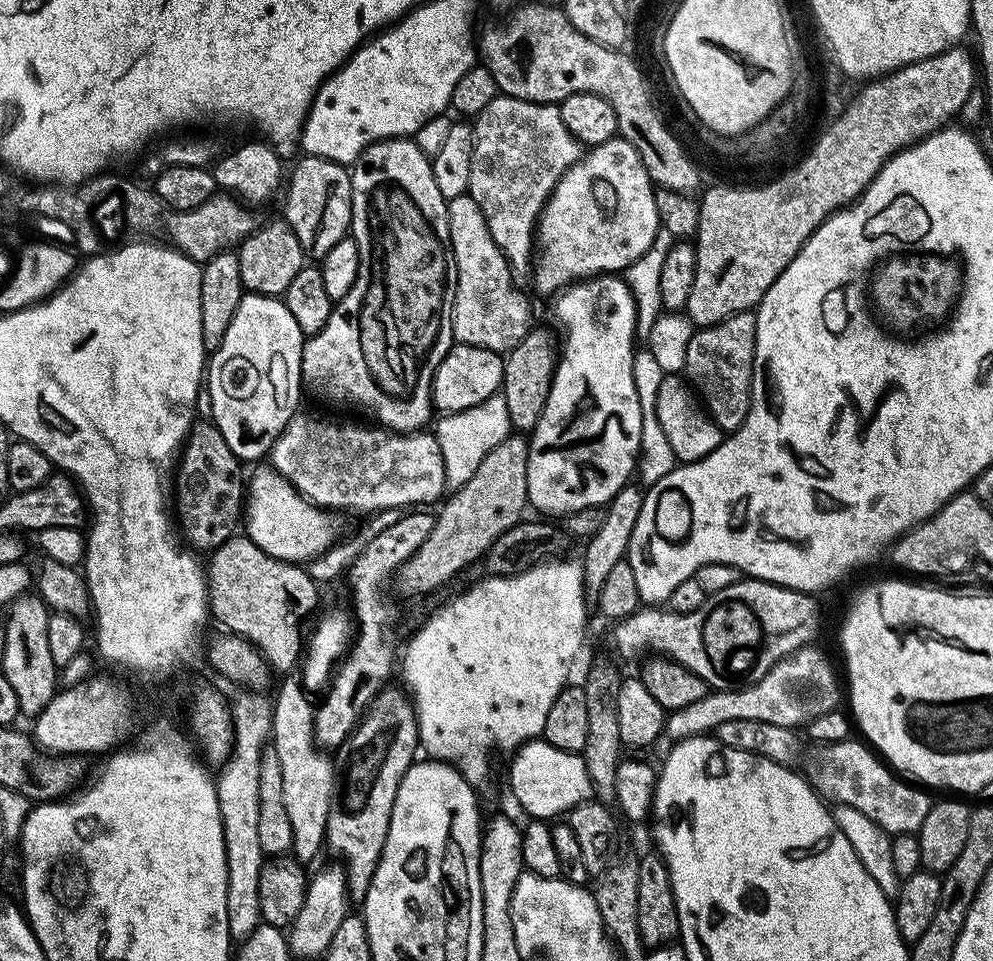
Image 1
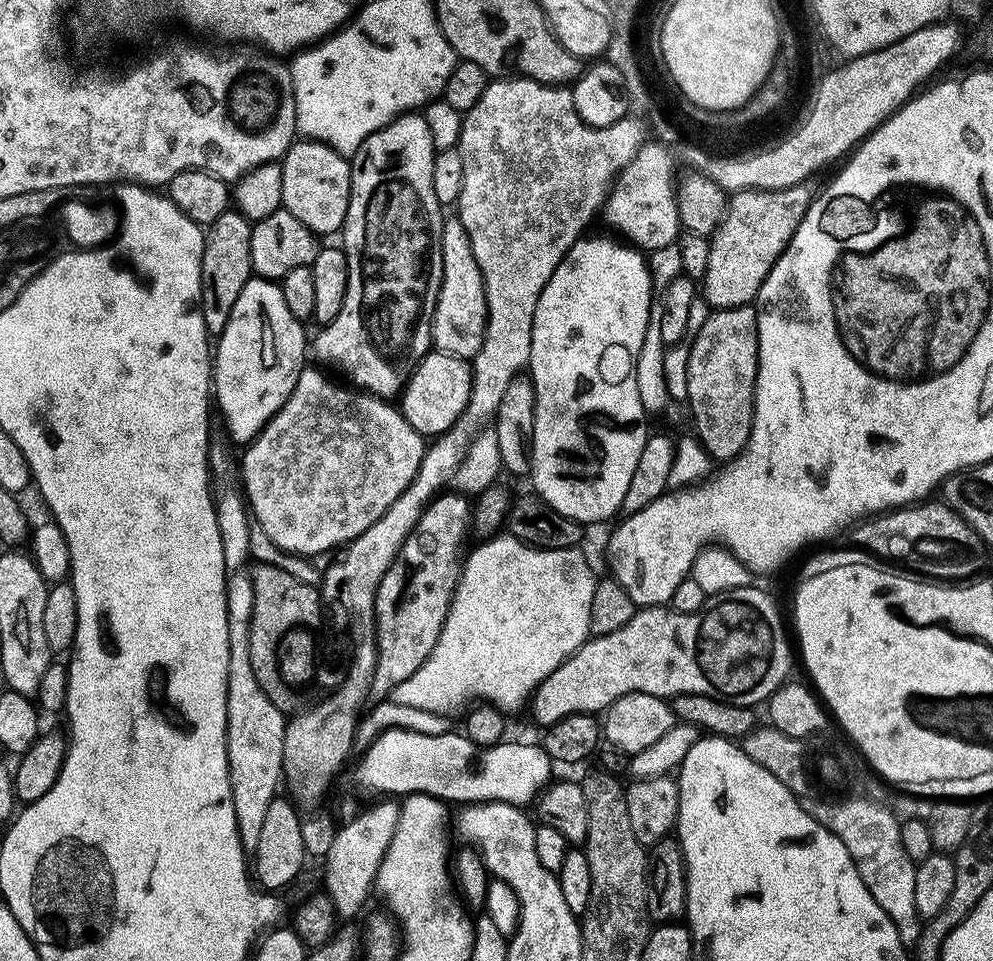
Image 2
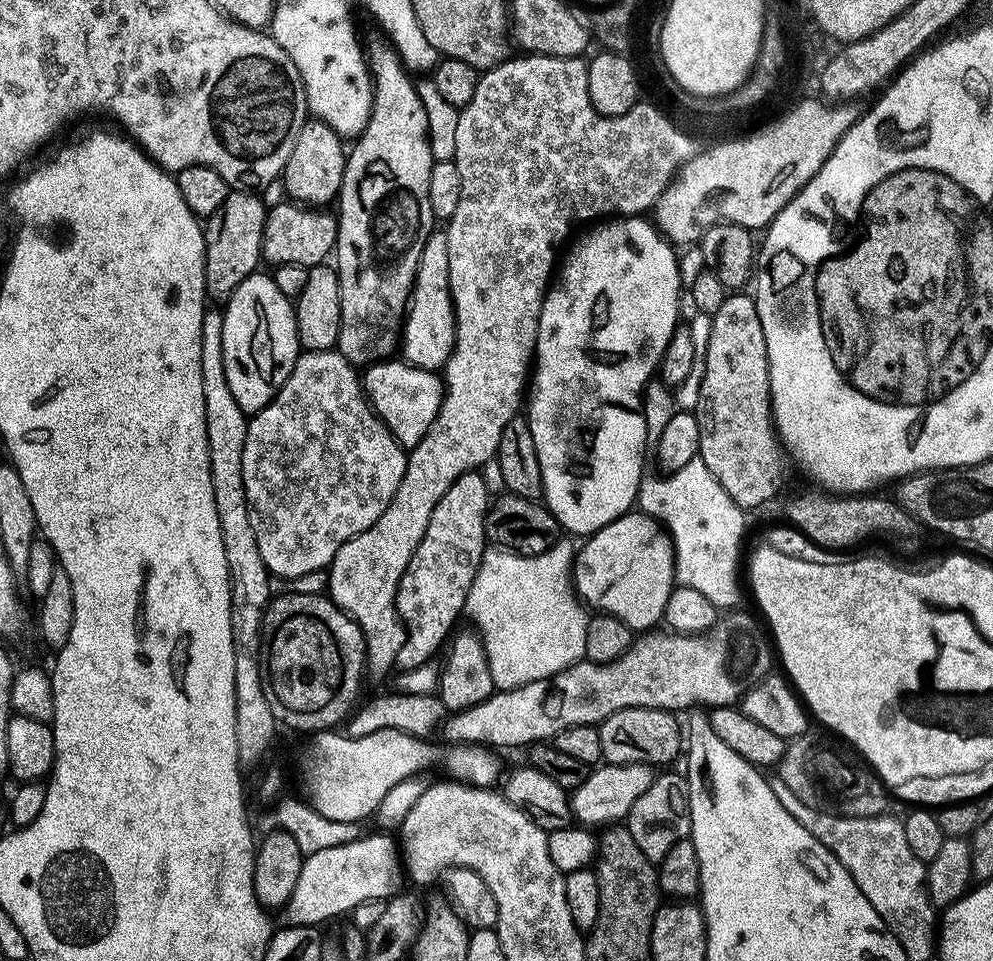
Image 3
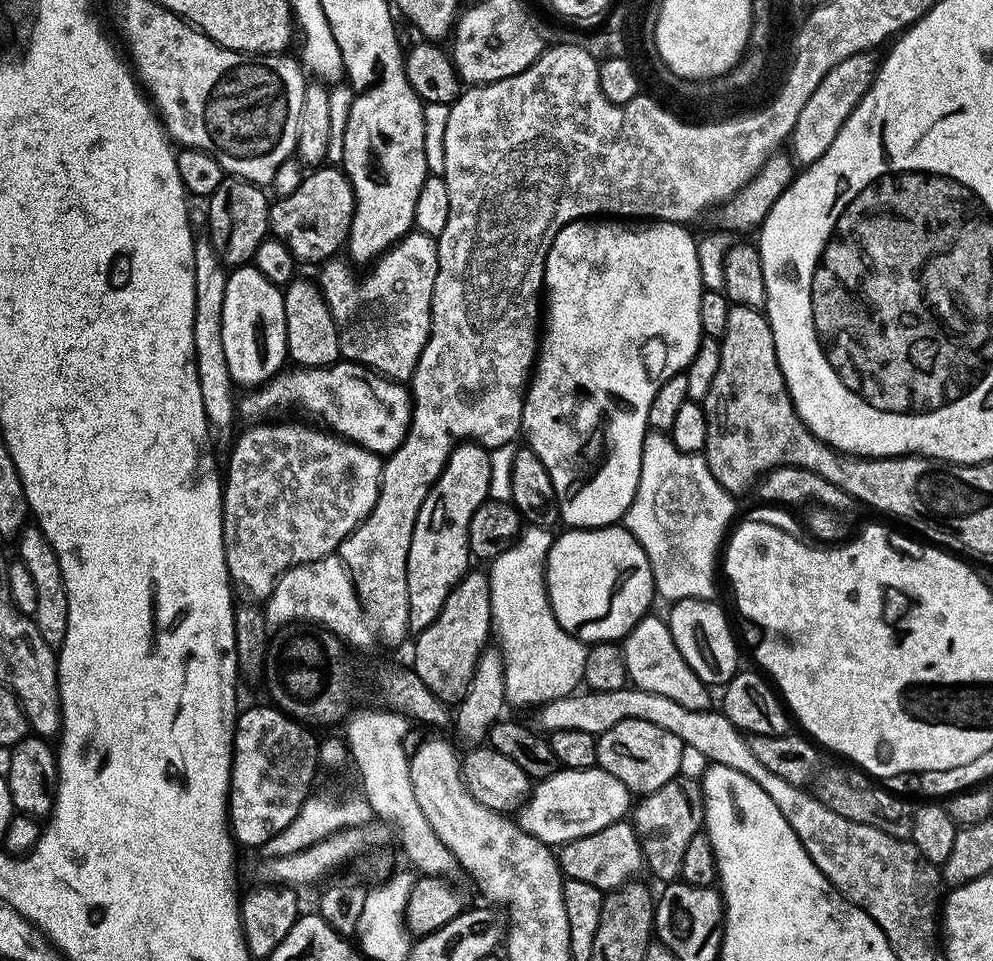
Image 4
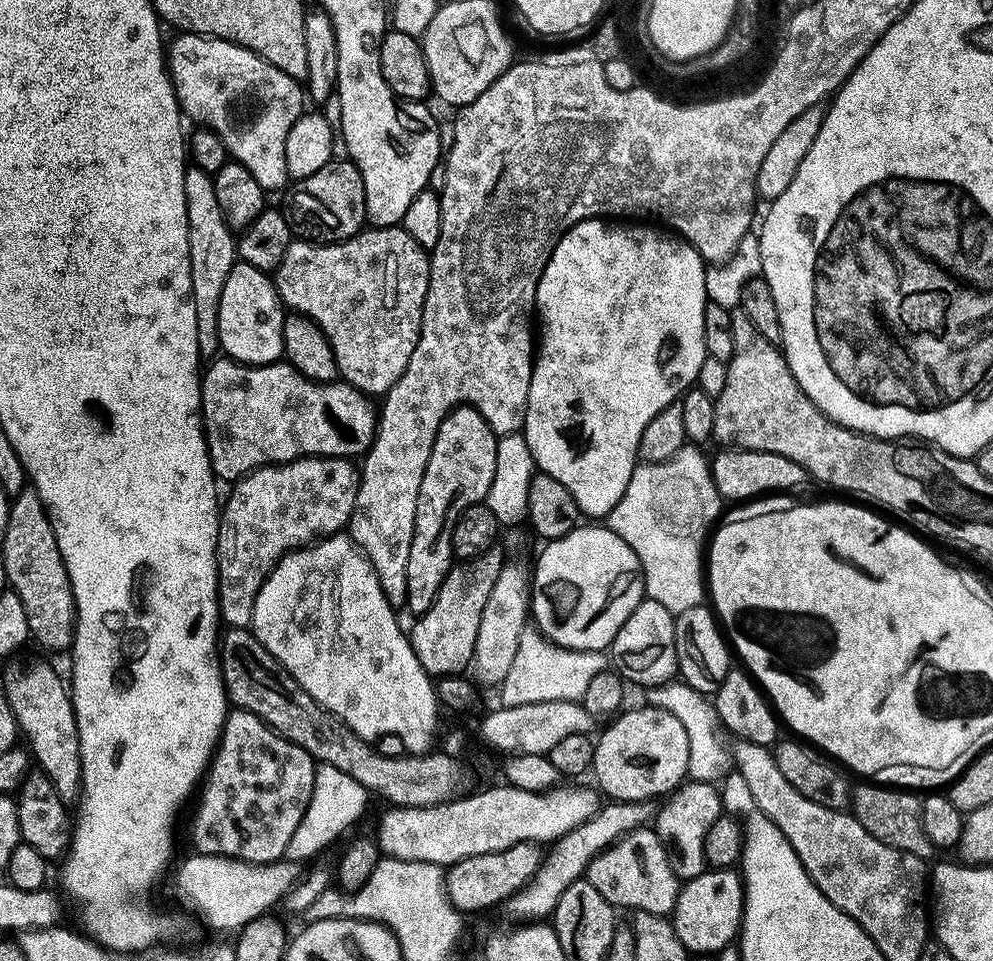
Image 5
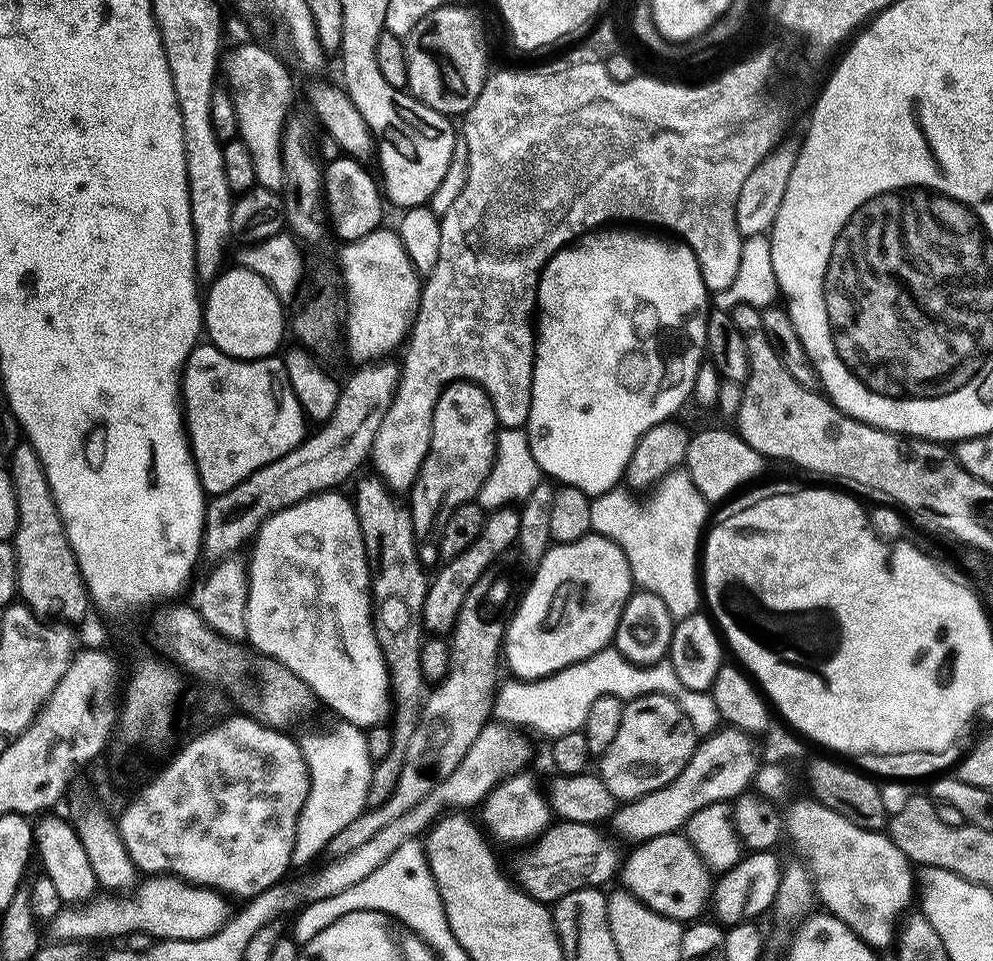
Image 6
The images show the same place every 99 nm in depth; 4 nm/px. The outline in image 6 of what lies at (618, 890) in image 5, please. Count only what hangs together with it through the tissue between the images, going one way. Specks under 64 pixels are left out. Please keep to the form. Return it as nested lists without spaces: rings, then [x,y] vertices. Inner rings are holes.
[[[687,835],[654,838],[648,844],[641,844],[632,857],[623,861],[618,880],[623,891],[634,894],[650,910],[671,920],[696,922],[703,912],[707,913],[712,899],[714,874],[692,849]]]

